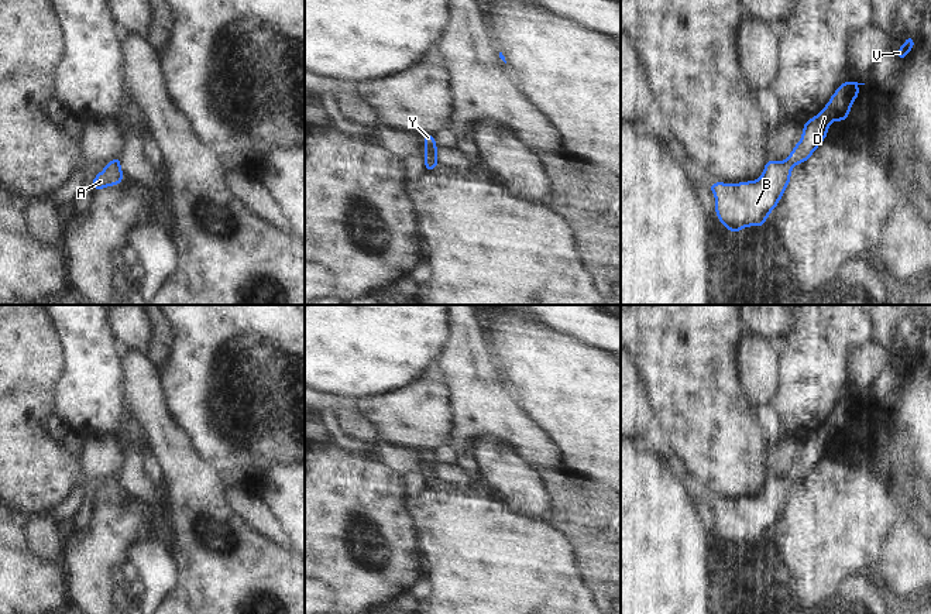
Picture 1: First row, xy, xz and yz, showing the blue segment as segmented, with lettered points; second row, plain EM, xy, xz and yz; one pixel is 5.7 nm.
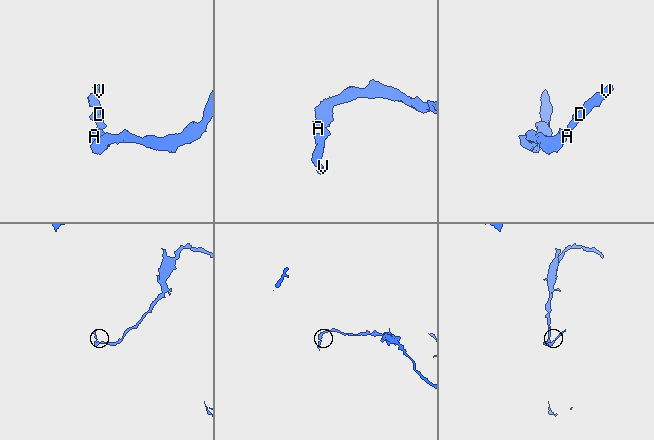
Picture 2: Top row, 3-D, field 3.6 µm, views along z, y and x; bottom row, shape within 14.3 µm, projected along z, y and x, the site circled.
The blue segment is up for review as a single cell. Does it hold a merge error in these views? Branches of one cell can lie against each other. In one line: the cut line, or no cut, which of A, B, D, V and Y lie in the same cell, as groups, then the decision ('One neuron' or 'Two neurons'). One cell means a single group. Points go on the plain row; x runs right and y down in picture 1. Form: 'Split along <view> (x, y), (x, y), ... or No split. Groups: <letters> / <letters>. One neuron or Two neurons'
No split. Groups: A B D V Y. One neuron.

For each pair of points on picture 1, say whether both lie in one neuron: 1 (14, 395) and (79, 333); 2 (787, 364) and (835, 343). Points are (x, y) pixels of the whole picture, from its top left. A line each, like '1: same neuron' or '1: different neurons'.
1: different neurons
2: same neuron

